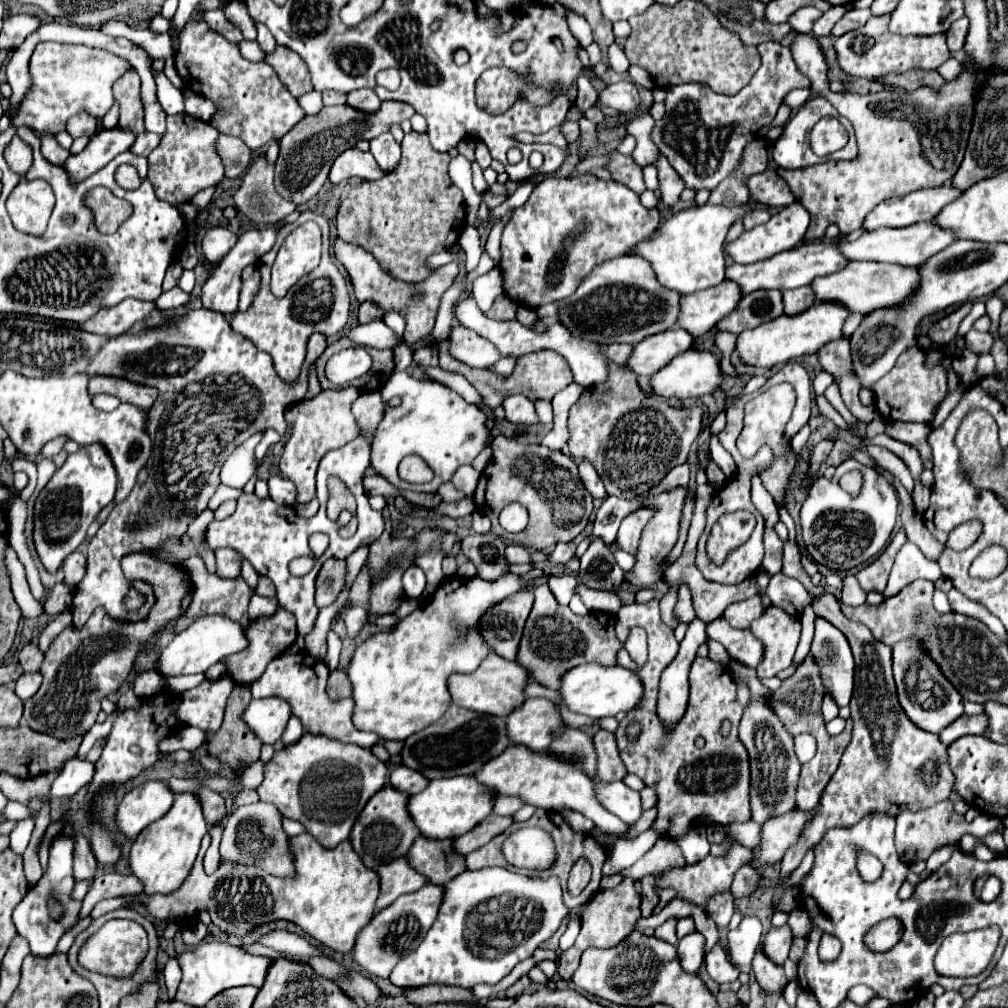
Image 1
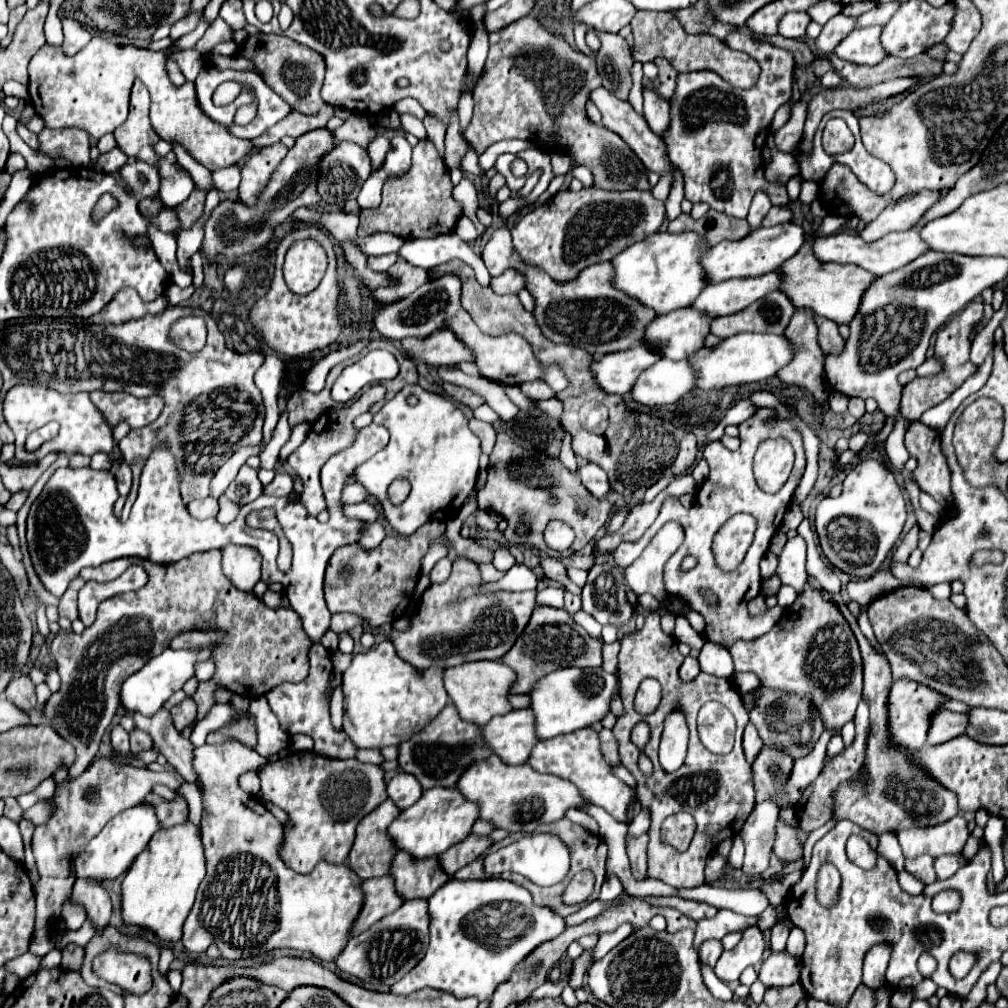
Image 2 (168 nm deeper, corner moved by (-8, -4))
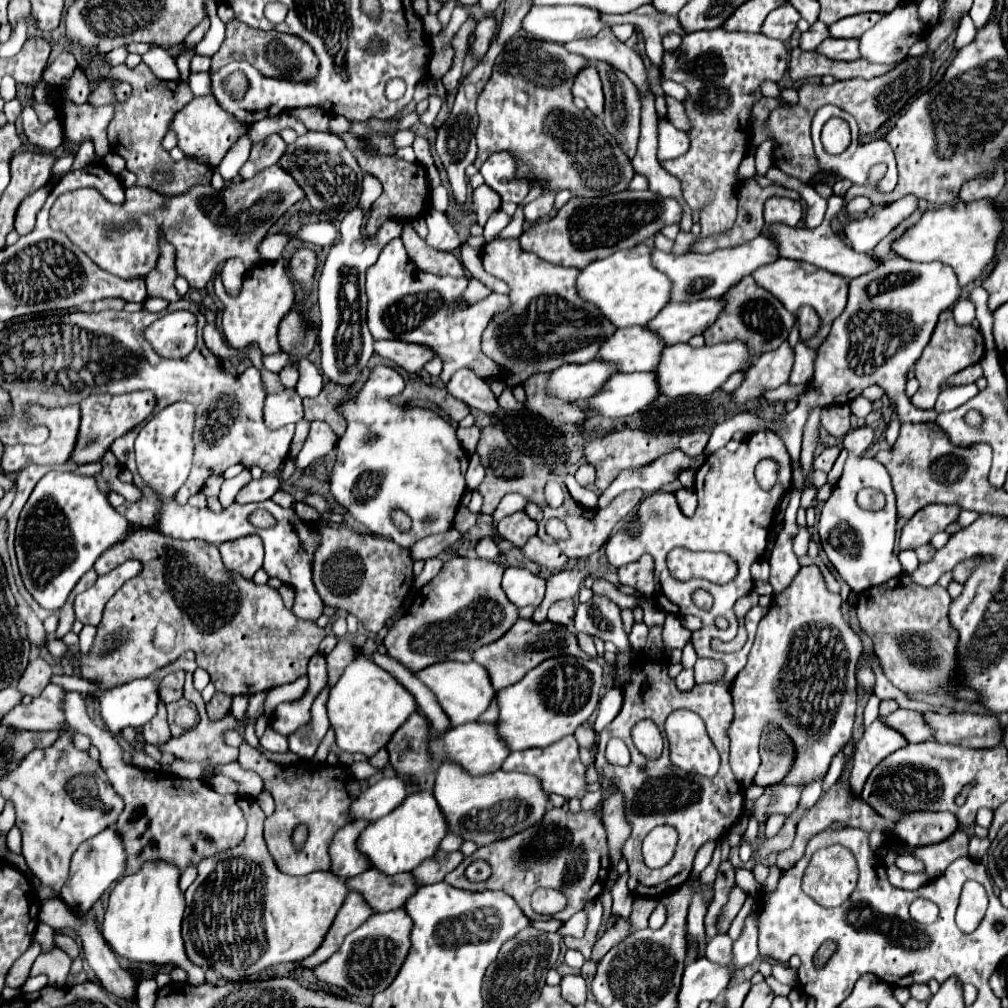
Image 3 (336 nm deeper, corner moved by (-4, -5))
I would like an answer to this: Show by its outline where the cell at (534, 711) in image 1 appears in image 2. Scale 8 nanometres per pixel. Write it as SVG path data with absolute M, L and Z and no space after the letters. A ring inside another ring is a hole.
M512 709L502 717L494 717L482 727L482 731L492 751L510 765L526 763L530 749L538 745L538 733L534 733L534 713L530 713L530 709Z

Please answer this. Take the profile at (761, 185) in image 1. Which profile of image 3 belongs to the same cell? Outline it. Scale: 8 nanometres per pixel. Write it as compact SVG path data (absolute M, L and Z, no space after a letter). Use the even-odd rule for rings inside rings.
M722 28L716 30L706 30L706 32L692 32L682 38L682 44L674 52L664 52L662 58L662 68L660 74L662 78L674 80L690 90L690 96L684 100L686 114L694 126L694 130L688 132L690 136L690 150L674 160L662 162L662 168L670 174L674 174L680 184L682 184L682 196L686 204L692 210L702 210L700 212L700 226L702 232L699 237L692 237L692 241L683 241L683 233L679 231L674 241L673 253L684 255L695 244L699 238L714 236L714 234L724 234L734 226L736 220L736 192L740 186L736 186L736 168L742 162L742 158L748 154L750 148L750 108L756 100L762 98L760 94L760 82L770 78L778 82L782 74L786 72L788 64L788 52L782 40L774 40L762 34L750 34L750 32L726 32Z

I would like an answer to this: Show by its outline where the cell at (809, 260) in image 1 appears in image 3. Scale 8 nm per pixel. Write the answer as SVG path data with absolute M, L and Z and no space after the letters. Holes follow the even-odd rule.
M698 300L684 304L666 304L656 318L644 328L652 330L666 344L688 342L692 336L702 334L722 310L722 300Z

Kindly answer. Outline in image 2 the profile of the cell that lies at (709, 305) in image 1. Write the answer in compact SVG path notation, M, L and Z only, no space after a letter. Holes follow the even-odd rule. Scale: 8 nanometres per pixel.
M686 307L656 317L646 327L644 337L648 345L662 351L664 357L678 361L704 347L712 321L714 317L706 317L706 313L698 313L698 309Z

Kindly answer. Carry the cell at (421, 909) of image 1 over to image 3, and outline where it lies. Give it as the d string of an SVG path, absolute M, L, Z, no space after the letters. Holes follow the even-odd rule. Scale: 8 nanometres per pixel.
M392 910L382 914L372 914L362 926L350 932L340 950L336 950L326 962L314 968L320 982L336 986L354 996L374 996L390 986L396 978L408 950L410 950L410 930L412 920L404 910Z

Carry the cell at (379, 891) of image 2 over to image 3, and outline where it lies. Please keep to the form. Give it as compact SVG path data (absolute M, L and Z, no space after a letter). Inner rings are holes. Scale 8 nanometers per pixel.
M348 892L342 908L338 910L338 914L336 914L336 918L334 918L324 942L322 942L322 946L314 954L310 954L302 962L298 962L298 966L316 968L324 960L328 960L342 946L342 940L352 930L356 930L360 924L364 924L368 920L368 916L372 916L372 910L366 902L362 902L362 896L356 892Z

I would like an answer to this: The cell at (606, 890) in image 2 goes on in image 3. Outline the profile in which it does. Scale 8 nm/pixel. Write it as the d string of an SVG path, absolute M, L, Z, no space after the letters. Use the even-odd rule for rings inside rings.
M580 912L580 914L576 914L576 916L572 916L564 926L560 926L560 930L558 930L558 934L562 934L562 938L564 936L582 936L584 934L584 930L586 930L586 914L584 912Z

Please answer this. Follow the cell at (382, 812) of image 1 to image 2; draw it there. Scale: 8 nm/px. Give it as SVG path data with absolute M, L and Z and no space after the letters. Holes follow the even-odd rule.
M384 801L382 805L378 805L378 809L374 809L370 815L366 815L358 829L356 829L356 841L352 845L350 857L348 857L348 865L362 877L362 879L370 879L370 877L382 877L388 875L390 865L394 855L400 851L398 845L394 843L394 839L388 833L388 825L400 815L400 809L394 805L394 801Z

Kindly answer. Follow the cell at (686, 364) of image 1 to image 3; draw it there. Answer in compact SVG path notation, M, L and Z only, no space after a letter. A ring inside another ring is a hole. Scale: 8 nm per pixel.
M650 372L634 374L614 374L598 390L598 394L588 398L588 410L600 416L622 418L630 416L658 398L656 376Z

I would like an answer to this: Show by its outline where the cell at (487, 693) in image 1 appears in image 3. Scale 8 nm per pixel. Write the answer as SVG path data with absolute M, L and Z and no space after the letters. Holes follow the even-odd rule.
M438 662L426 670L416 672L416 678L420 678L434 692L438 704L442 704L442 710L446 710L446 716L450 718L452 726L478 720L478 716L486 712L490 700L496 694L486 670L474 662Z

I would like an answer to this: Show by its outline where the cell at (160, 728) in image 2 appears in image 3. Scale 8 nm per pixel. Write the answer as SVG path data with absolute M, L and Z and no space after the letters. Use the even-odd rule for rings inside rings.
M162 702L158 704L156 716L146 726L142 726L142 736L148 744L154 744L154 746L158 746L170 738L170 728L166 722L166 706Z

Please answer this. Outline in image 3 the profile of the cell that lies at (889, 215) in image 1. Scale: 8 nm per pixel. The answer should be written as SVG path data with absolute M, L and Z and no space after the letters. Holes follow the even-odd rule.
M902 198L896 200L894 204L884 206L882 210L874 210L872 214L858 218L858 220L850 220L844 226L844 234L850 242L850 246L856 252L868 254L872 252L872 248L886 238L902 220L906 220L914 210L918 208L918 200L916 198Z

